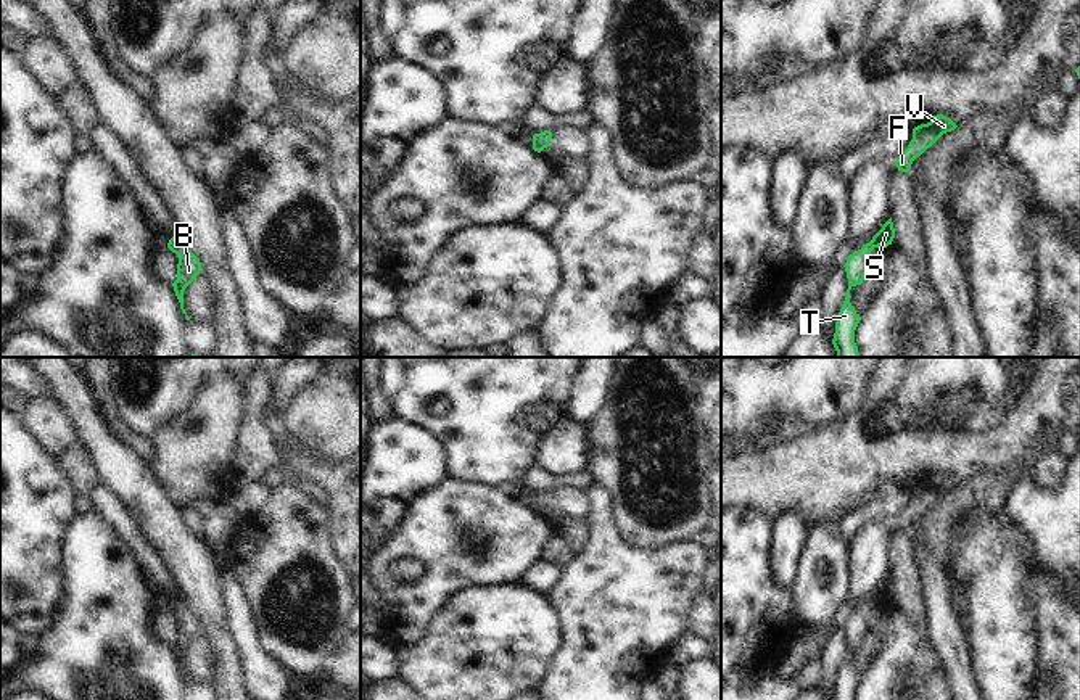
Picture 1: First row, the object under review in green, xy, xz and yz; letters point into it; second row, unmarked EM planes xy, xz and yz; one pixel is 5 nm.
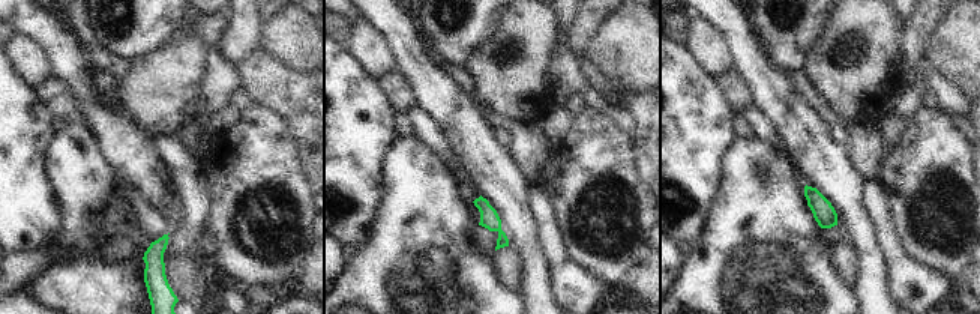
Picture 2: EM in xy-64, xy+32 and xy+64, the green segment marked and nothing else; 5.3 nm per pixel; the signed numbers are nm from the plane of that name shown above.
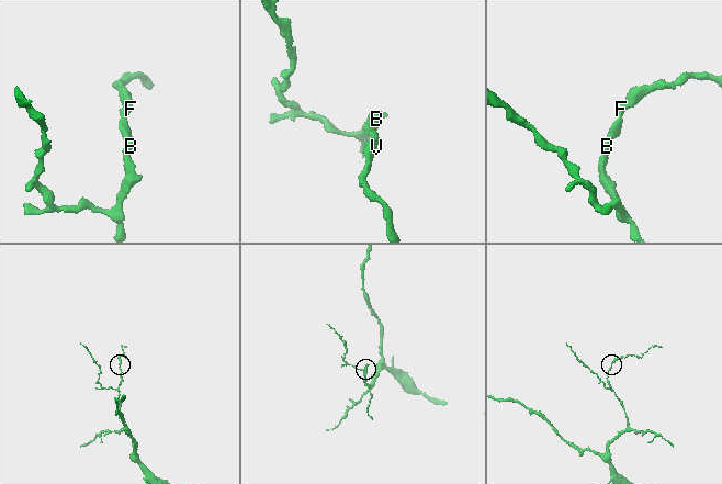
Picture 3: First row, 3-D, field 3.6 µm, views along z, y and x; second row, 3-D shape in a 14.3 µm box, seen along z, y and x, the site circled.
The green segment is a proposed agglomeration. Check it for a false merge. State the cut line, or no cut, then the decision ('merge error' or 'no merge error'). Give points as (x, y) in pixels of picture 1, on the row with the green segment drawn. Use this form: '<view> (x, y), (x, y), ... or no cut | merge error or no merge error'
no cut | no merge error

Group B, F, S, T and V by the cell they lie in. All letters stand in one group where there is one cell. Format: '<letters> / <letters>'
B F S T V

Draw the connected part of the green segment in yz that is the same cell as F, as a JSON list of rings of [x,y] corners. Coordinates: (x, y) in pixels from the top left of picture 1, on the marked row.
[[[937,114],[930,122],[913,129],[913,140],[898,156],[895,166],[901,172],[909,172],[913,161],[930,148],[943,134],[954,130],[958,126],[946,116]]]

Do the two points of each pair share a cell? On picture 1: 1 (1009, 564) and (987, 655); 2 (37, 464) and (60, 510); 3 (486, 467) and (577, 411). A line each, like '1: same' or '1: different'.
1: same
2: same
3: different

